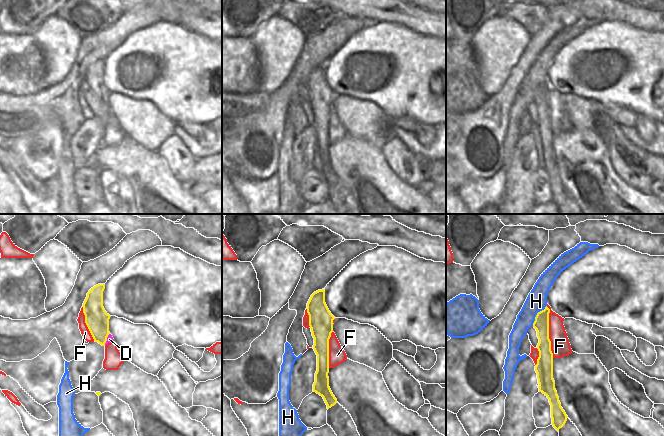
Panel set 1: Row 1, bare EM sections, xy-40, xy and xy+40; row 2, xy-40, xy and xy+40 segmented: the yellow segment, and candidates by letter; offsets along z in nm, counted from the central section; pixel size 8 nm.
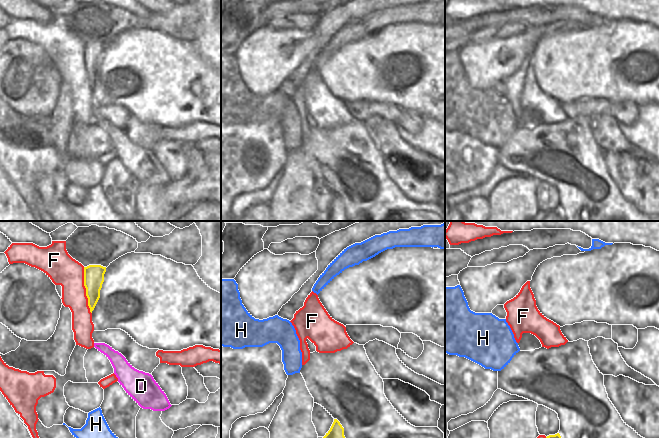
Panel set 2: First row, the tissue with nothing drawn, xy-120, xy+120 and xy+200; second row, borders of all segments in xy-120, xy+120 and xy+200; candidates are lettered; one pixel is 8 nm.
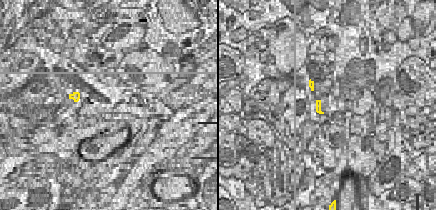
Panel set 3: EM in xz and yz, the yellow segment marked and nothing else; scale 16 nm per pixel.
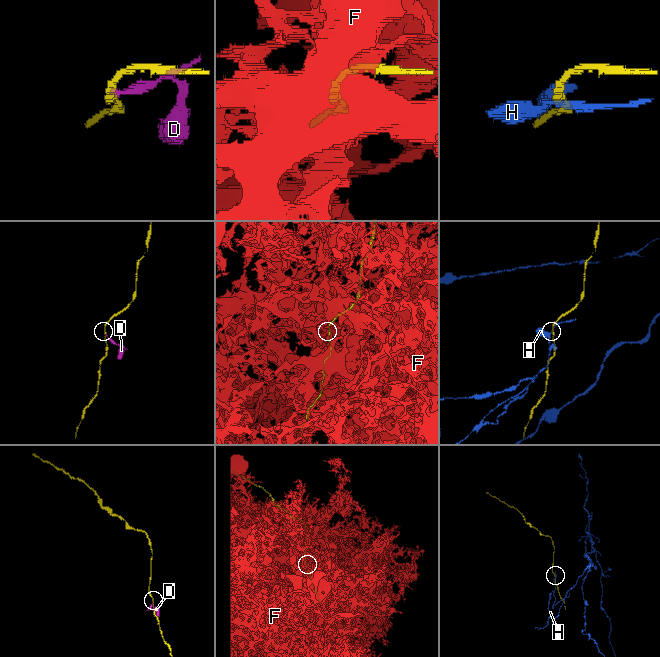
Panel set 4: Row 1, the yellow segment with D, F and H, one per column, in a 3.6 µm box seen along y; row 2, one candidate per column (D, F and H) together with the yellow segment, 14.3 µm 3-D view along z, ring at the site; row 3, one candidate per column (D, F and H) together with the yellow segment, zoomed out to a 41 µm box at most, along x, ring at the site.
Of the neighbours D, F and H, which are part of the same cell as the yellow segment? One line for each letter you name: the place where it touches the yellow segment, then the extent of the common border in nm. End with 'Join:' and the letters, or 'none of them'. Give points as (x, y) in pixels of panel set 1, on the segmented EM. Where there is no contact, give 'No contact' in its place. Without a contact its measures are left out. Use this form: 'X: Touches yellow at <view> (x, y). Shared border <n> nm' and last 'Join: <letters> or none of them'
Join: none of them

